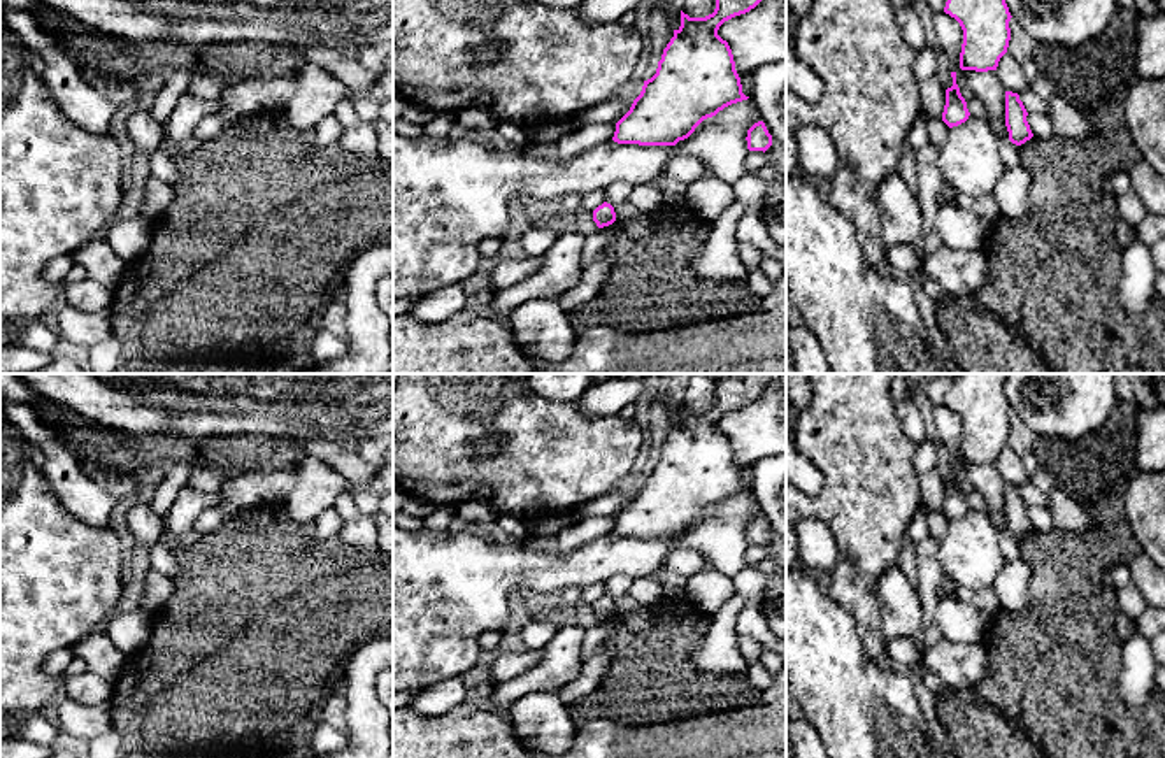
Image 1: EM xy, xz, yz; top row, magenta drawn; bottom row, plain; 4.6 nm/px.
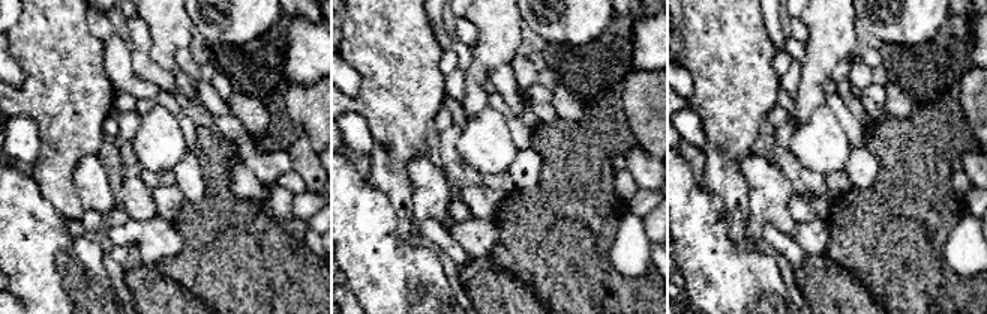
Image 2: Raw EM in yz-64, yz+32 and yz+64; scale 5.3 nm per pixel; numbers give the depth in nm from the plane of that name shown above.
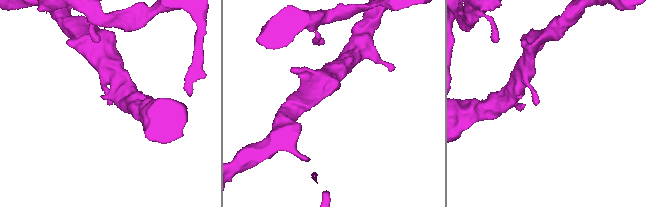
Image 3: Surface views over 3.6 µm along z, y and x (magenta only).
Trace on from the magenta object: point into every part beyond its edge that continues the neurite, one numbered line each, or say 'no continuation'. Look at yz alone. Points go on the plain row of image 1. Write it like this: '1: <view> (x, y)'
no continuation

